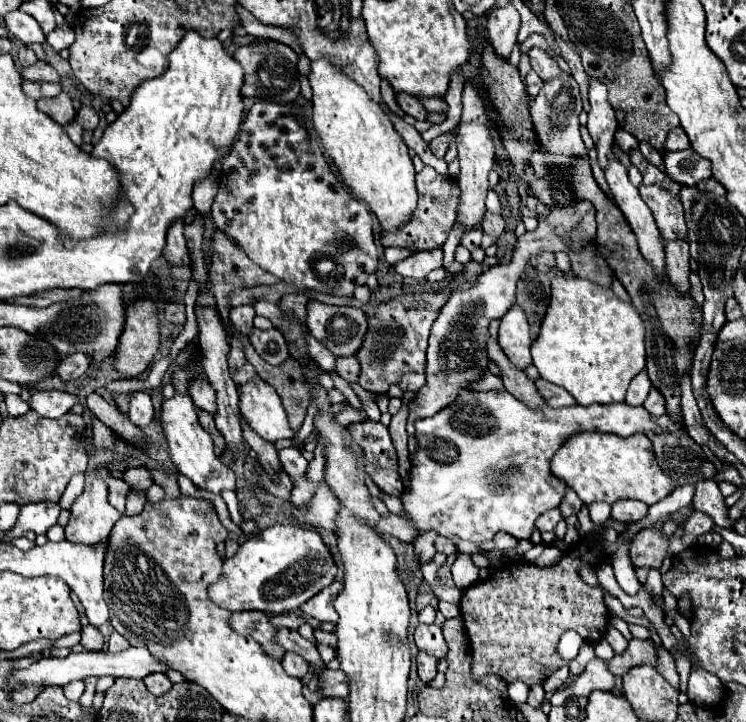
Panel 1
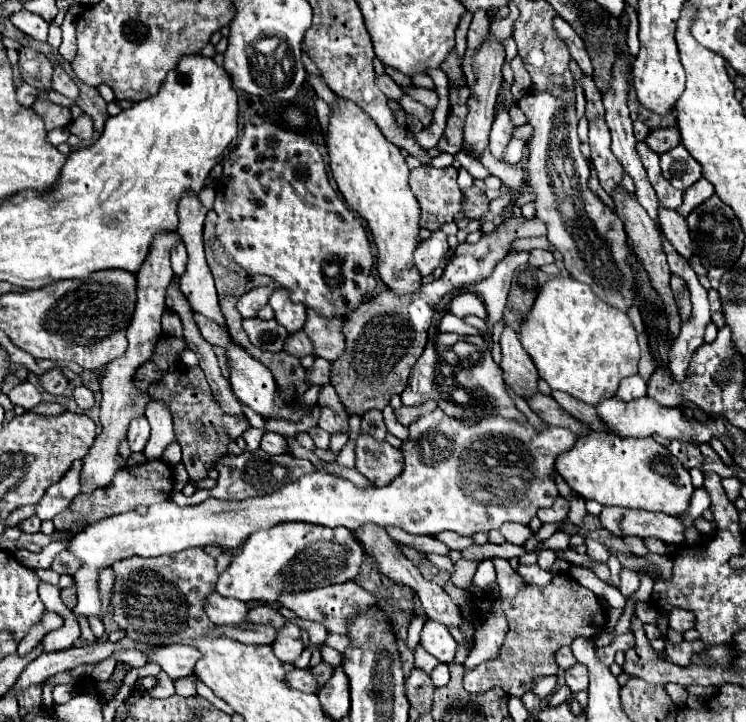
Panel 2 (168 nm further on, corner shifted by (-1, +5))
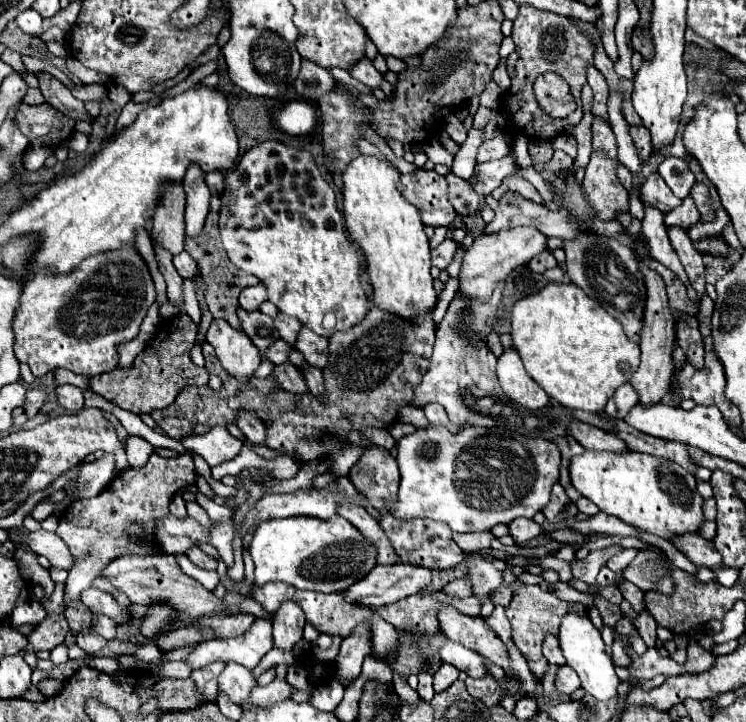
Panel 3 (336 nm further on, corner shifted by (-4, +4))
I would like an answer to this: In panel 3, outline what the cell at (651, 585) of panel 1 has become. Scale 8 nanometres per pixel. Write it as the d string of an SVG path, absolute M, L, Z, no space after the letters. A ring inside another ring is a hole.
M569 665L559 667L555 685L557 685L557 691L561 691L561 693L565 693L565 695L571 695L573 691L577 691L577 689L581 687L581 685L579 685L579 677L577 677L577 673L575 673Z

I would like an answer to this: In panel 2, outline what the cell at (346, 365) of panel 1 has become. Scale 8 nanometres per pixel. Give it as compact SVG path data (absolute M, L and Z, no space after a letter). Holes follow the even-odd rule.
M316 358L312 368L306 370L306 384L308 386L324 386L330 382L330 362Z

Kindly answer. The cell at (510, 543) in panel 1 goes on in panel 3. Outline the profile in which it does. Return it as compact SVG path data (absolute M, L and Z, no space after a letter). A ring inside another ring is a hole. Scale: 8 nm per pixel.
M519 517L519 519L515 519L515 521L509 523L509 533L511 533L511 537L515 539L517 545L525 545L533 537L537 537L541 531L543 531L541 525L537 525L533 519Z

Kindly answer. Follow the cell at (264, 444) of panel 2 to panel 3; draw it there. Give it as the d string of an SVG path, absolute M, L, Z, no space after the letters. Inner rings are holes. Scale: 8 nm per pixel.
M239 413L239 419L237 419L237 427L245 433L245 437L255 443L255 445L265 445L265 439L267 439L267 427L259 421L259 417L255 417L255 413Z

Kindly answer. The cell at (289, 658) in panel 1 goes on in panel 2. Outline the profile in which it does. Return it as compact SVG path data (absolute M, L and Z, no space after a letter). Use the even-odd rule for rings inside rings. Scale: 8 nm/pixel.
M286 620L286 624L280 630L276 630L276 640L272 642L272 648L276 658L282 662L292 664L294 660L298 660L298 656L304 650L304 644L302 644L302 632L294 620Z

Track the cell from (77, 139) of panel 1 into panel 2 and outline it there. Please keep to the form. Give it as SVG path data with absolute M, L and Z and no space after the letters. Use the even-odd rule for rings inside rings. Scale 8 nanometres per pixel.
M56 128L56 130L50 130L50 132L46 134L46 140L48 140L52 146L58 146L58 144L66 142L68 136L70 136L68 128Z

